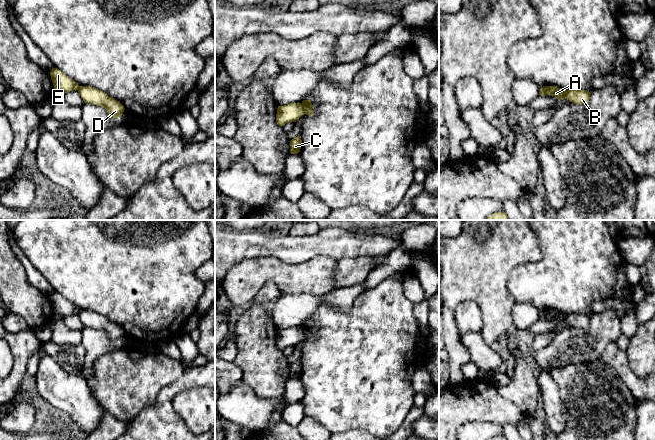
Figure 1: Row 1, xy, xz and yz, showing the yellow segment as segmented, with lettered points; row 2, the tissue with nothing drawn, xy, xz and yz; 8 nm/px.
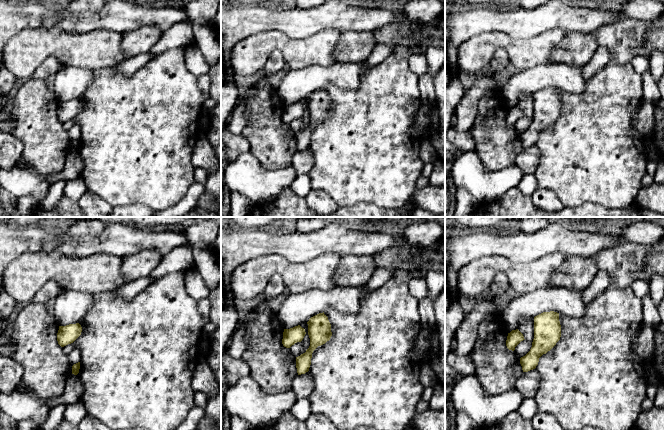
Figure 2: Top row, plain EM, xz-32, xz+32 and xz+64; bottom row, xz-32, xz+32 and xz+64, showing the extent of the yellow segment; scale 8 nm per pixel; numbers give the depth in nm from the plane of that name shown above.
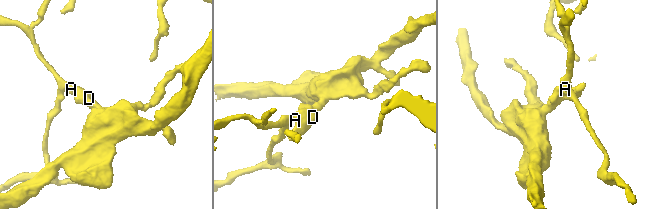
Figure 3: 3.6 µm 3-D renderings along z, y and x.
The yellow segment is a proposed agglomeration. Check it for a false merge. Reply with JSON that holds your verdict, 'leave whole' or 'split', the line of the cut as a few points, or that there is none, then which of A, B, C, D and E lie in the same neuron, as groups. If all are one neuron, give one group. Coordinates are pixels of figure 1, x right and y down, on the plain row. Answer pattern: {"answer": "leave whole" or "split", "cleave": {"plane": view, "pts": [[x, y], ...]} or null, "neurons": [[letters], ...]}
{"answer": "split", "cleave": {"plane": "xz", "pts": [[301, 328], [304, 336]]}, "neurons": [["A", "B", "C", "D"], ["E"]]}

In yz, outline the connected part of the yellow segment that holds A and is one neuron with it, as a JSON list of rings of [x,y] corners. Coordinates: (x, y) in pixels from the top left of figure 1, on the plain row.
[[[543,310],[541,311],[539,319],[551,319],[556,321],[558,325],[561,323],[567,323],[572,328],[586,329],[590,324],[591,317],[587,314],[565,314],[556,310]]]

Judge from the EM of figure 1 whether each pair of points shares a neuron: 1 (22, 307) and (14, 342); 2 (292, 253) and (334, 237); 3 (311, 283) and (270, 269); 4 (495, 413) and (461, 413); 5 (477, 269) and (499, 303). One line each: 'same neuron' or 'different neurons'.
1: different neurons
2: same neuron
3: same neuron
4: same neuron
5: same neuron

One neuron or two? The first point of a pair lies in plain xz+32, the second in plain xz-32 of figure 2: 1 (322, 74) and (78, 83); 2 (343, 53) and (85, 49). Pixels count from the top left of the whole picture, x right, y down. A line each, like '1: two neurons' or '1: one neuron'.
1: one neuron
2: two neurons

